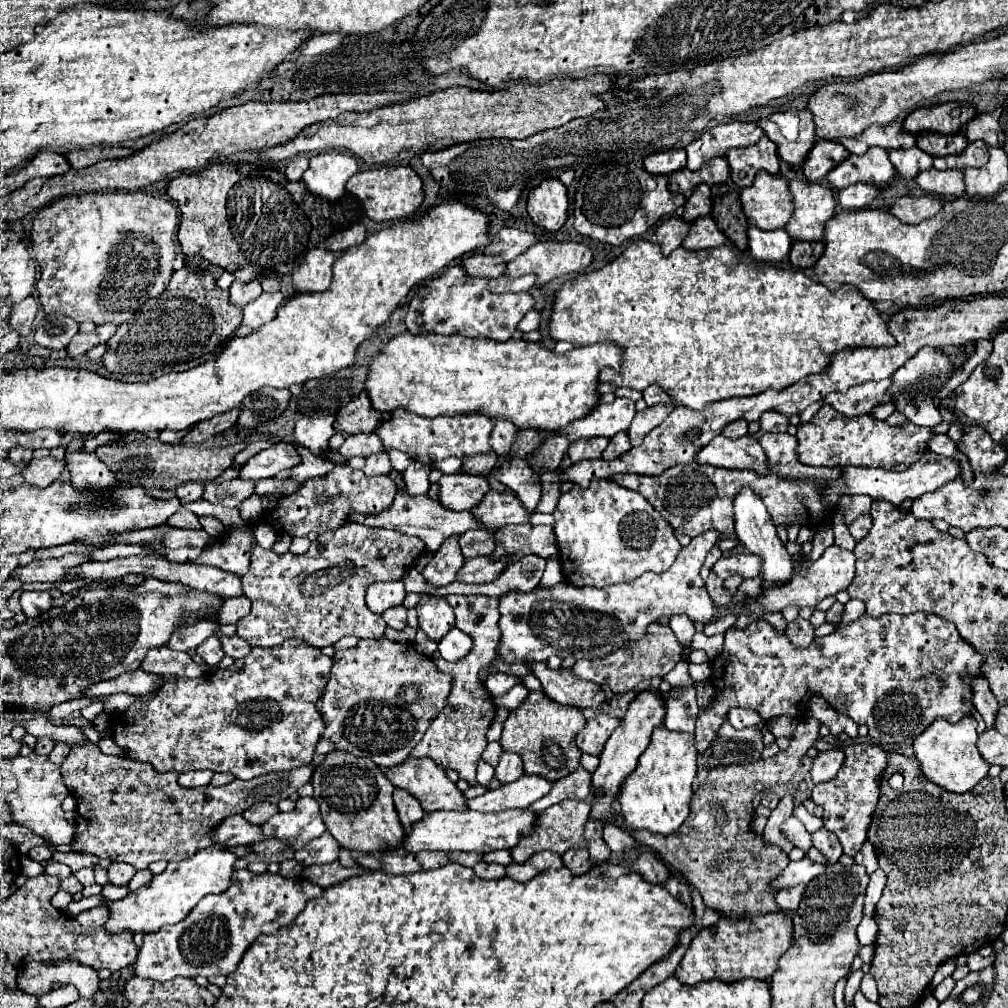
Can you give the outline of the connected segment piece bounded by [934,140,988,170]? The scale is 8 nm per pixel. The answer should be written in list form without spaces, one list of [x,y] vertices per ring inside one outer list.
[[[978,140],[968,144],[968,148],[962,154],[956,156],[944,156],[944,158],[934,158],[934,168],[936,170],[946,170],[946,168],[970,168],[970,166],[984,166],[988,162],[988,144]]]

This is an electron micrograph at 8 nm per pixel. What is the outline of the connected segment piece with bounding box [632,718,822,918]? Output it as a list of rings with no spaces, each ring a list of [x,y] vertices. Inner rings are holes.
[[[804,718],[798,722],[790,746],[776,756],[746,766],[736,764],[726,768],[712,768],[706,782],[694,792],[690,802],[690,816],[676,834],[662,836],[642,830],[632,834],[636,840],[654,848],[668,866],[674,866],[674,870],[702,894],[708,908],[732,918],[782,910],[774,902],[776,892],[770,888],[770,882],[790,862],[790,858],[784,856],[780,848],[766,846],[762,838],[754,836],[750,830],[750,820],[754,816],[752,800],[764,790],[764,786],[776,786],[792,778],[792,774],[800,768],[802,756],[820,738],[820,726],[820,720]]]

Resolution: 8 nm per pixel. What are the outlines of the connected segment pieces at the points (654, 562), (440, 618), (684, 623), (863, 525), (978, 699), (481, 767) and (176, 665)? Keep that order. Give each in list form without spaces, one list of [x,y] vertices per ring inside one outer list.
[[[592,480],[588,488],[574,486],[562,494],[554,520],[562,574],[572,586],[604,588],[638,578],[644,572],[666,572],[682,550],[674,528],[646,498],[612,480]]]
[[[422,598],[418,602],[418,628],[434,642],[438,642],[450,628],[454,628],[454,612],[444,598]]]
[[[682,614],[682,616],[674,616],[674,618],[670,620],[670,628],[674,630],[678,642],[684,646],[682,662],[688,662],[688,660],[690,660],[690,654],[692,654],[692,638],[694,638],[694,634],[696,634],[692,620],[690,620],[688,616],[684,616],[684,614]]]
[[[866,514],[866,516],[856,518],[856,520],[848,526],[848,530],[850,530],[850,534],[854,536],[854,540],[858,540],[858,542],[860,542],[860,540],[868,534],[870,526],[872,526],[872,520],[870,520],[870,514]]]
[[[978,678],[978,680],[974,680],[972,690],[974,690],[974,696],[972,696],[974,708],[982,714],[986,726],[992,728],[992,726],[996,724],[996,714],[998,714],[998,706],[1000,706],[1000,704],[996,702],[994,694],[990,692],[986,678]]]
[[[480,760],[478,762],[478,776],[476,776],[476,780],[478,780],[478,784],[480,786],[488,786],[488,782],[494,778],[494,768],[490,766],[490,764],[486,764],[484,760]]]
[[[168,646],[148,650],[142,670],[162,674],[162,676],[180,676],[180,678],[198,678],[204,674],[204,668],[196,666],[188,652],[174,652]]]

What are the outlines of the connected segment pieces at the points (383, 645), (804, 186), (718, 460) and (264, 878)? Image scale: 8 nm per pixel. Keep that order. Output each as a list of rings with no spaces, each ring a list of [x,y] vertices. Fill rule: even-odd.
[[[388,638],[378,640],[360,640],[354,648],[338,650],[334,654],[334,664],[330,670],[328,684],[324,694],[318,700],[318,712],[324,716],[326,730],[322,738],[330,740],[336,750],[344,750],[362,758],[370,758],[378,766],[394,766],[408,758],[410,750],[422,740],[430,722],[444,708],[446,696],[450,694],[452,678],[440,674],[432,658],[418,654],[410,642],[392,642]],[[398,710],[408,712],[410,716],[398,716]]]
[[[790,182],[790,192],[794,198],[794,212],[784,226],[792,240],[818,242],[822,240],[824,224],[836,212],[834,190],[818,182]]]
[[[722,434],[712,438],[708,446],[696,454],[698,464],[712,464],[722,468],[738,468],[738,470],[756,470],[756,474],[764,474],[768,462],[764,458],[764,450],[758,440],[752,436],[744,436],[740,440],[730,440]]]
[[[234,870],[232,884],[222,894],[208,894],[204,896],[194,910],[178,924],[164,926],[156,934],[146,934],[142,948],[136,958],[136,976],[166,982],[176,976],[184,978],[196,978],[196,976],[228,976],[236,970],[242,954],[248,950],[248,946],[262,934],[276,934],[282,926],[288,926],[306,906],[308,900],[318,898],[324,894],[324,888],[318,884],[312,884],[306,878],[286,878],[282,874],[252,874],[250,870]]]

